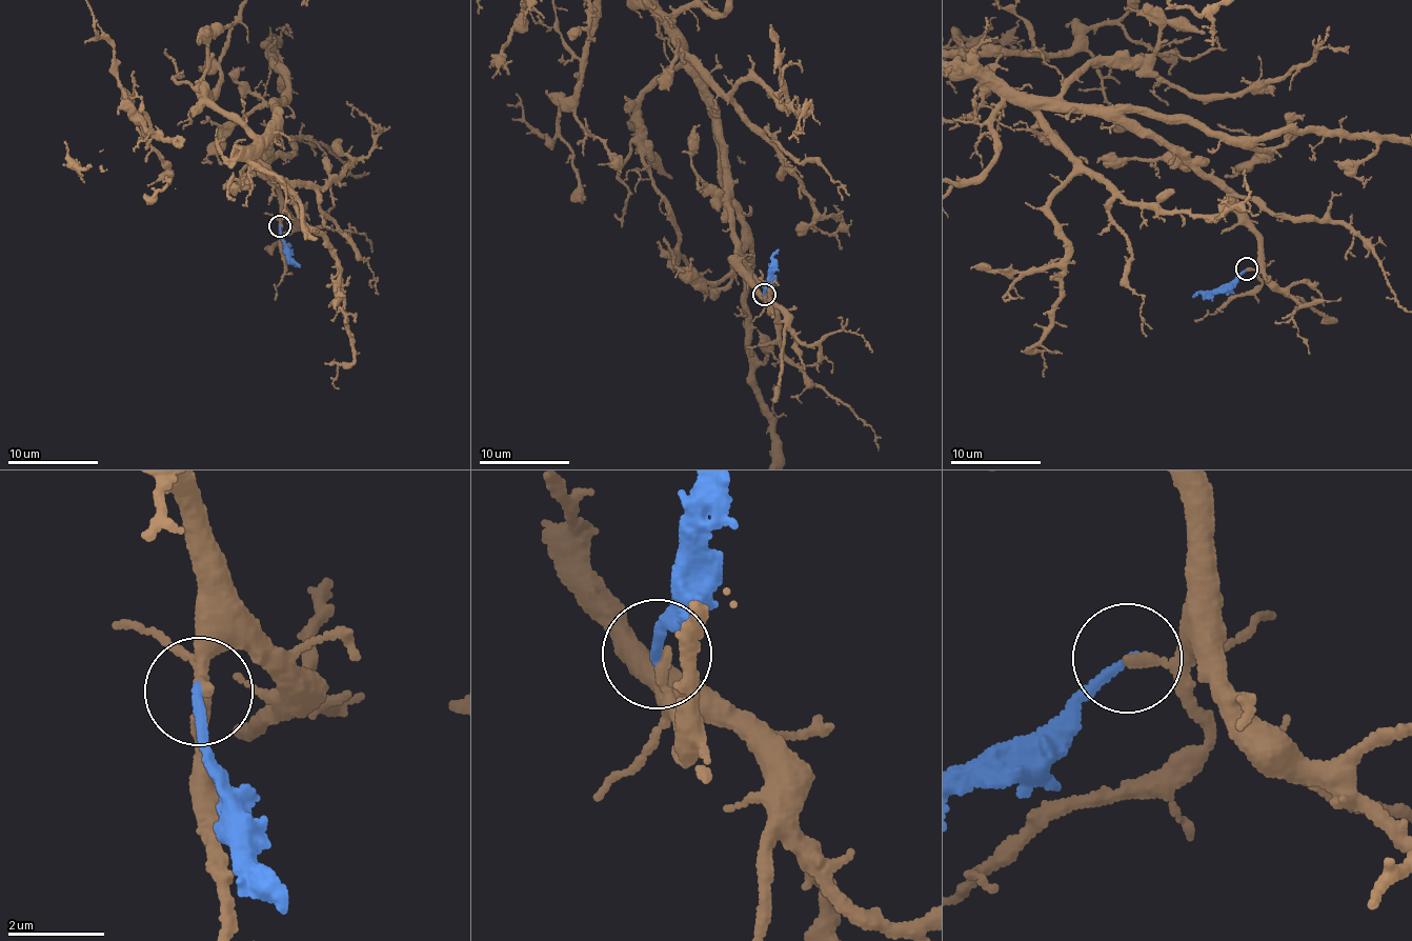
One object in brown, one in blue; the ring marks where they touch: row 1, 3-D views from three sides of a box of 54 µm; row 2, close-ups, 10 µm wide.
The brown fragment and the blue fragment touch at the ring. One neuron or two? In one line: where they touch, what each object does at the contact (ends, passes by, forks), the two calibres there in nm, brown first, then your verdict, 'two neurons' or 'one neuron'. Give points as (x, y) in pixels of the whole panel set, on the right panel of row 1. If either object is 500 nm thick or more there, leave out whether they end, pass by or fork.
place (1247, 268); brown ends; blue ends; calibres 220 and 180 nm; two neurons

